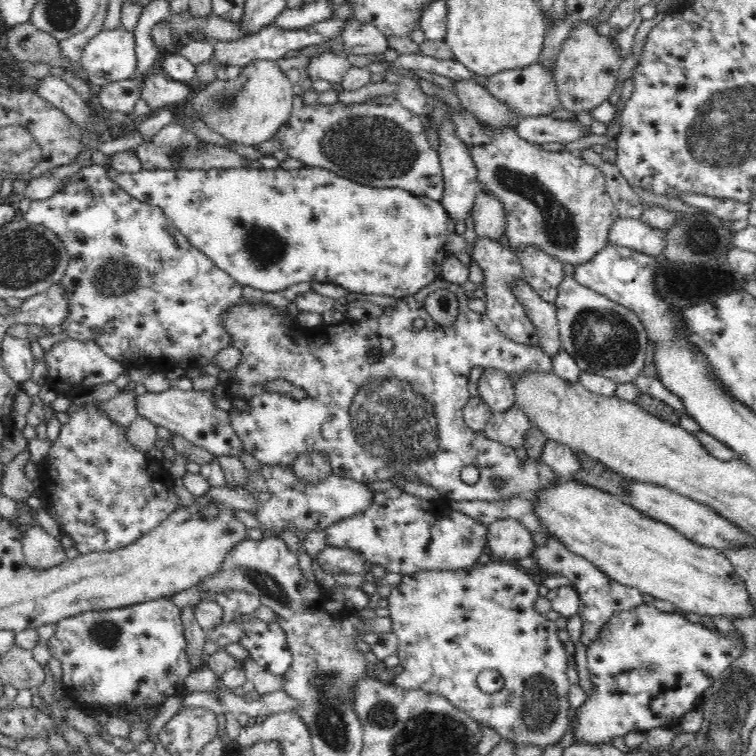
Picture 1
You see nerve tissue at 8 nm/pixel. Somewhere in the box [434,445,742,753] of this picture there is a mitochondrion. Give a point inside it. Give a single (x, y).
(537, 703)

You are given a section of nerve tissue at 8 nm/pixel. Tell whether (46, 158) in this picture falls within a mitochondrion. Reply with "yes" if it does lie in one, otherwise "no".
no

